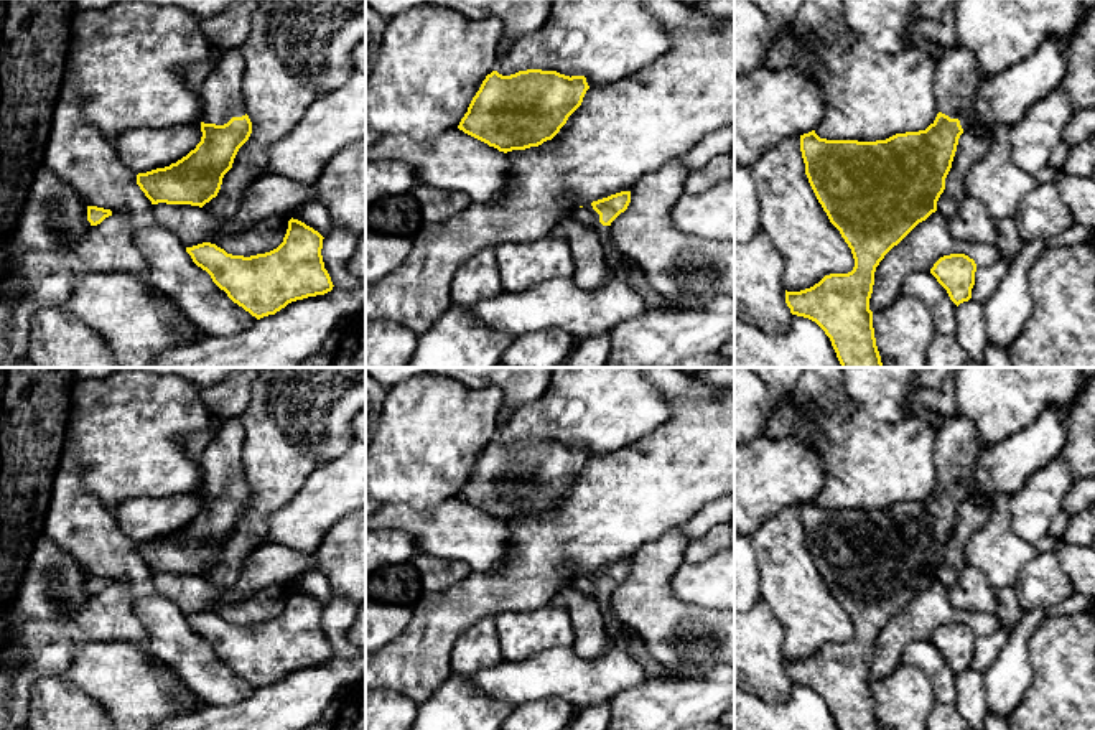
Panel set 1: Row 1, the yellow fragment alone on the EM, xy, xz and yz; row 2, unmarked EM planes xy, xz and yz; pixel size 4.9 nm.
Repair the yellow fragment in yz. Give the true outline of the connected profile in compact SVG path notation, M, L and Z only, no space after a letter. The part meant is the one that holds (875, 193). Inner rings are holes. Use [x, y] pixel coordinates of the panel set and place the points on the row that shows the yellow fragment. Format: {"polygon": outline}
{"polygon": "M955 46L945 49L939 61L934 87L939 114L925 130L876 142L827 140L815 130L800 135L808 183L851 249L855 267L848 274L825 275L805 290L785 290L785 303L792 315L808 318L825 331L841 367L883 367L869 310L876 267L919 222L937 211L958 138L978 119L975 99L983 81L973 53Z"}

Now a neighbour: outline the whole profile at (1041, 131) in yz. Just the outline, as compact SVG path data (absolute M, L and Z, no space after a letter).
M1060 87L1032 104L1024 119L1009 129L1013 161L1036 176L1049 165L1051 152L1064 140L1072 114Z

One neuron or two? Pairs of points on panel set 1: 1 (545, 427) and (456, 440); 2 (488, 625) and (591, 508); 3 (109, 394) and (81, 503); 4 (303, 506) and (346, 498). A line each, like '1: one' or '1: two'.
1: two
2: two
3: two
4: one

